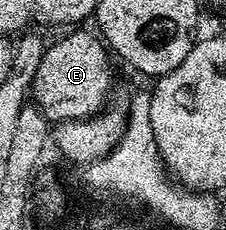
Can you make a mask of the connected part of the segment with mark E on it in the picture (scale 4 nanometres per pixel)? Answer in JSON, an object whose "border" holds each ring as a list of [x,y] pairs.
{"border":[[[72,30],[69,36],[64,36],[56,45],[45,47],[44,53],[42,54],[42,62],[38,66],[38,70],[34,74],[32,79],[32,86],[30,89],[30,100],[31,103],[36,105],[40,109],[42,115],[49,122],[63,122],[66,120],[87,120],[103,111],[105,111],[106,105],[104,104],[108,100],[108,91],[112,88],[112,60],[113,57],[110,55],[109,49],[106,47],[105,41],[101,39],[95,31],[92,32],[76,32],[80,30]]]}

